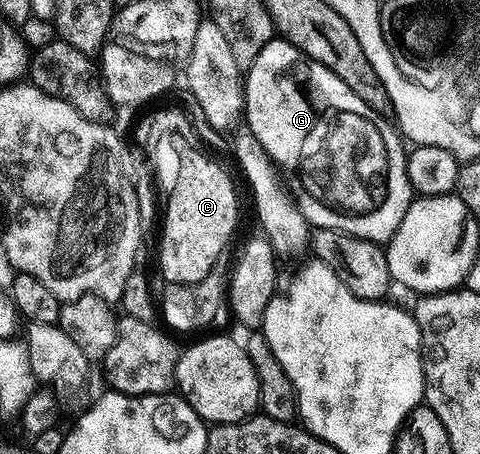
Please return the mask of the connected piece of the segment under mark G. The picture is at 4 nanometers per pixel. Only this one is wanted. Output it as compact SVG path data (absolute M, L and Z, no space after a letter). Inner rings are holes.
M277 36L260 48L260 56L256 56L250 69L245 71L244 93L245 125L250 125L247 126L249 133L260 140L264 152L284 175L285 185L296 196L298 207L311 227L343 230L369 242L389 243L412 201L406 171L408 150L402 147L403 139L395 123L360 100L360 96L356 96L340 76L324 68L324 64L310 61L292 43Z

